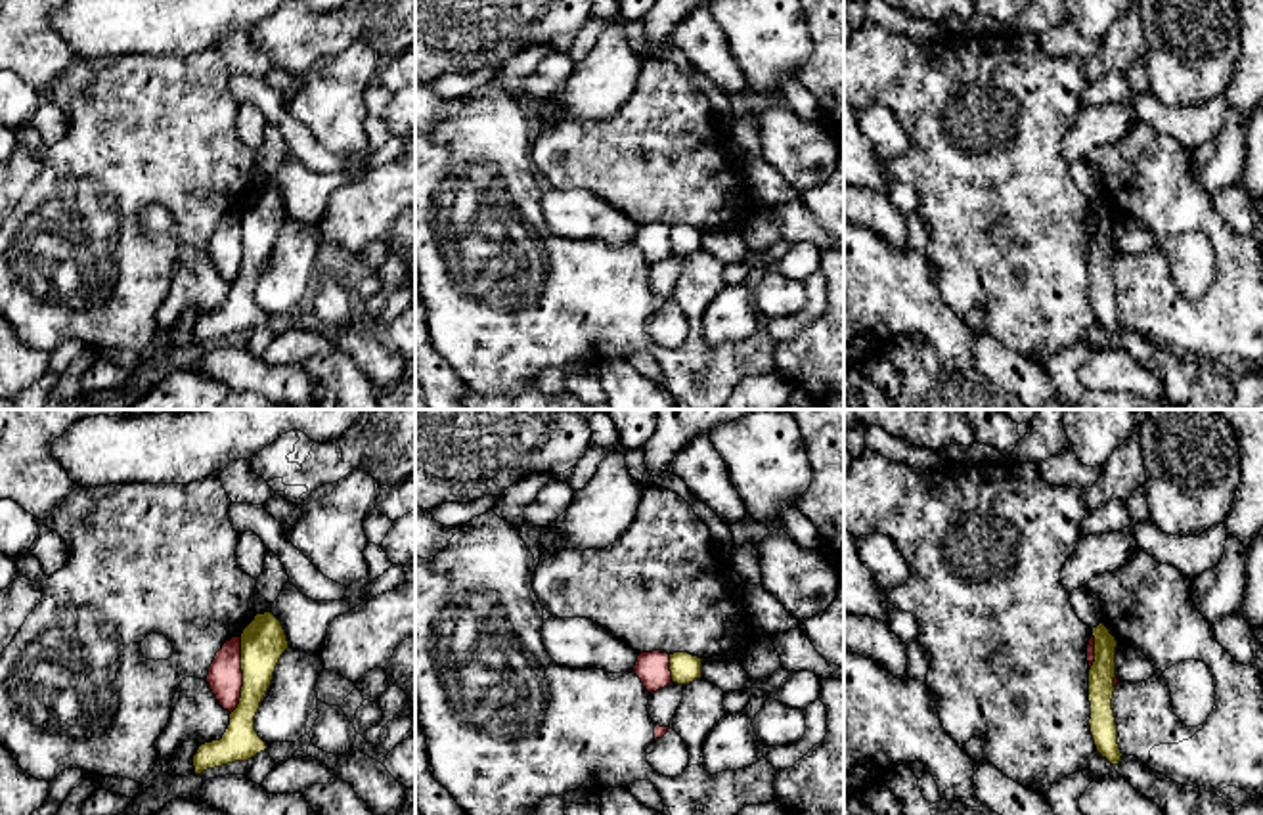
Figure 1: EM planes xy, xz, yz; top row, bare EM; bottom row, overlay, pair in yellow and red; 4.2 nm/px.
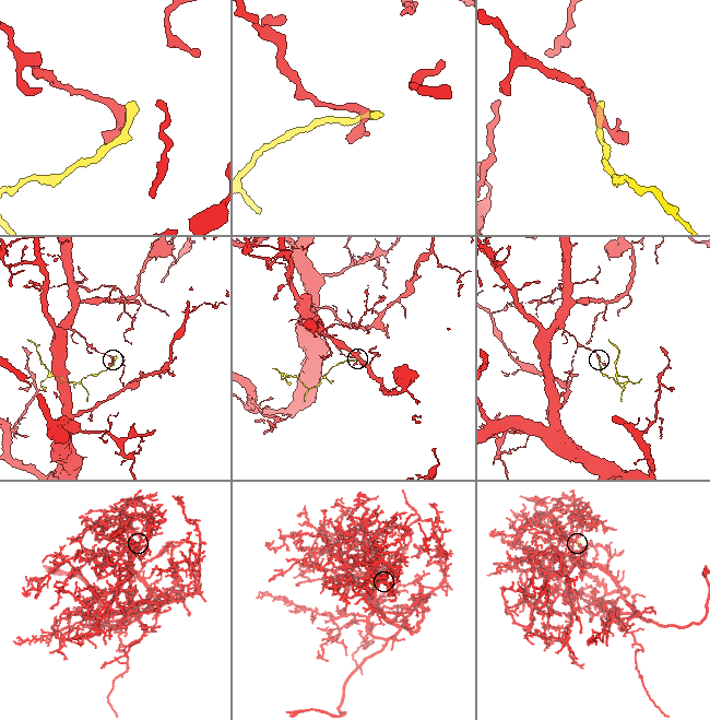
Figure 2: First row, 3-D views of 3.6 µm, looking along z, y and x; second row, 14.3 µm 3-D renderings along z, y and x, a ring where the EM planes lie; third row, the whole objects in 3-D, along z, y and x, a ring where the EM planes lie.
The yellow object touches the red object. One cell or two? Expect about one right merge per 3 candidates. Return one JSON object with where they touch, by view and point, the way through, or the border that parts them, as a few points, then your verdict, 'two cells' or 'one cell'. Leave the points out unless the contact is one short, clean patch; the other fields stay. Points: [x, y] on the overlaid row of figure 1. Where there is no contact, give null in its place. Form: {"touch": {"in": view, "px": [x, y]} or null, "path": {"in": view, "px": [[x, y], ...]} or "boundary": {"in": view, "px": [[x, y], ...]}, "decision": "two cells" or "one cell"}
{"touch": {"in": "xy", "px": [243, 676]}, "boundary": {"in": "xy", "px": [[242, 638], [242, 697], [230, 714]]}, "decision": "two cells"}

